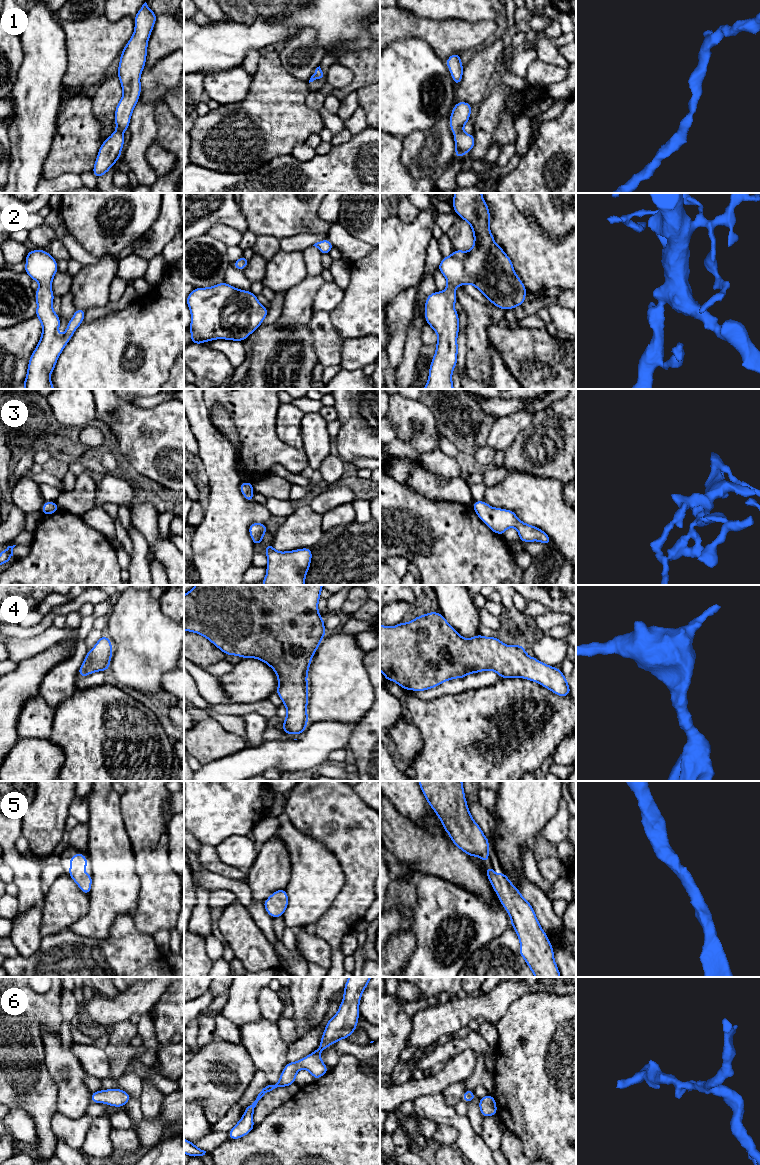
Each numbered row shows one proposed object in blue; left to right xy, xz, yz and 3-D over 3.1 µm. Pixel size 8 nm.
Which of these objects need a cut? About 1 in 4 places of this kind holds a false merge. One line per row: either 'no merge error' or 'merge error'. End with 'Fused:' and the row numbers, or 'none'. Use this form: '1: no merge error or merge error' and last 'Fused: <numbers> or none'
1: no merge error
2: no merge error
3: no merge error
4: no merge error
5: no merge error
6: no merge error
Fused: none

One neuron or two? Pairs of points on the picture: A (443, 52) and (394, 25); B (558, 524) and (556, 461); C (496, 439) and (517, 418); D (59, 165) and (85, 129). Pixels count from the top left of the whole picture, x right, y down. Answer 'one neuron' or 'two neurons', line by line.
A: one neuron
B: two neurons
C: one neuron
D: one neuron

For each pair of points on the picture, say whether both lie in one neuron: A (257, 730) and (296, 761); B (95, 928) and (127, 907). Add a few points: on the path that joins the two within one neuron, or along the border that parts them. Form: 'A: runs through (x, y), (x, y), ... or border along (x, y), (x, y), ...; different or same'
A: border along (263, 742), (252, 747); different
B: runs through (103, 920), (116, 907), (119, 907); same

